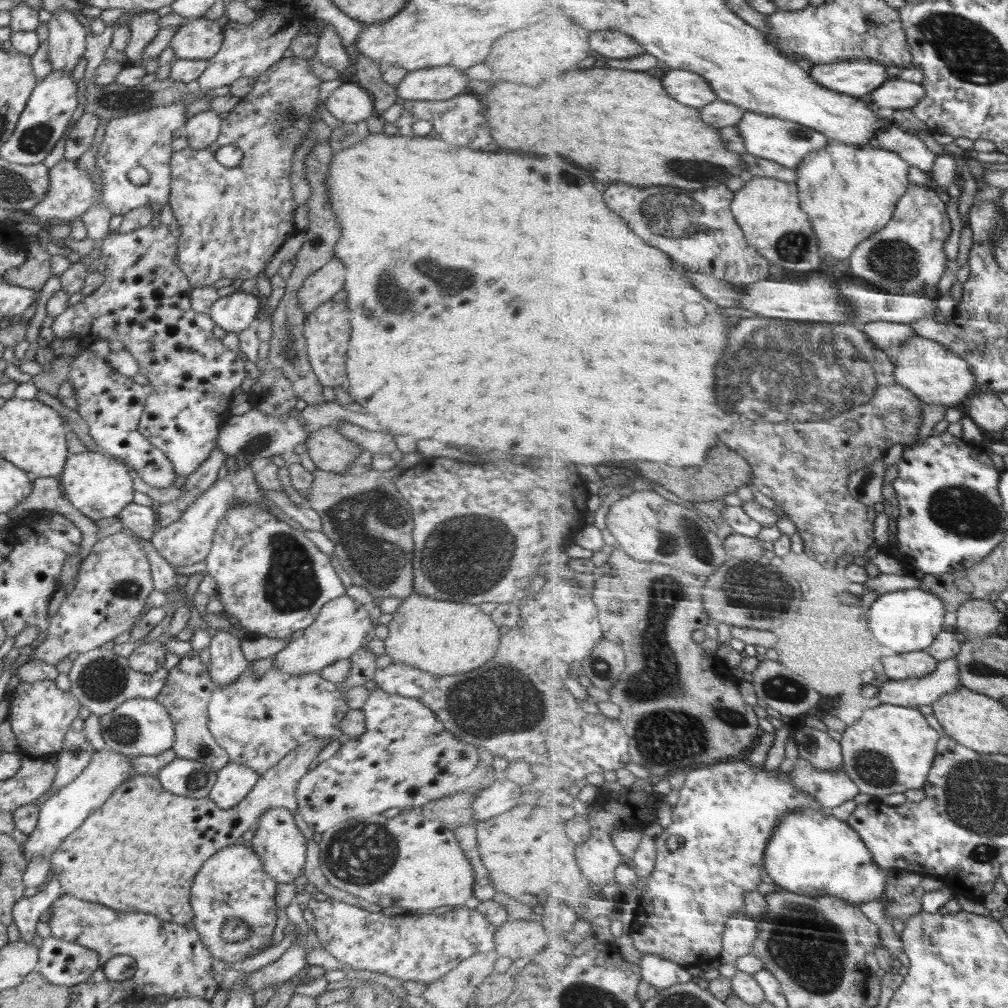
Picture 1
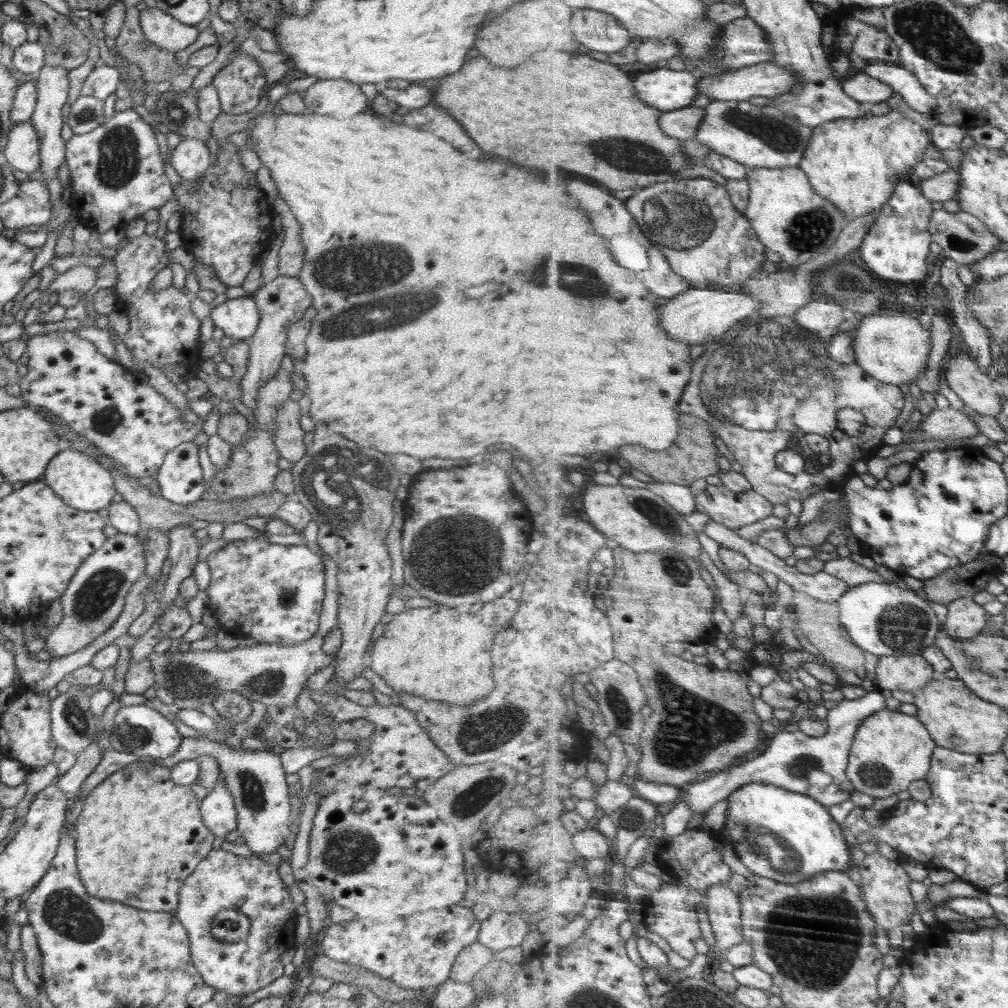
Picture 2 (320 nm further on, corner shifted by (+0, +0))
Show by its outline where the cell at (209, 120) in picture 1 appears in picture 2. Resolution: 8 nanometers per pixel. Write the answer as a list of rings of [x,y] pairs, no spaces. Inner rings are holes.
[[[187,138],[171,151],[171,165],[184,180],[197,180],[211,165],[210,150],[205,142]]]

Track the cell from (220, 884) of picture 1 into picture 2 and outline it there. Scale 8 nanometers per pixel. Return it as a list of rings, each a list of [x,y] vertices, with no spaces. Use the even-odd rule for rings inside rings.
[[[222,849],[220,850],[211,850],[207,857],[204,858],[204,860],[201,860],[197,867],[194,869],[194,872],[190,874],[188,878],[183,882],[182,888],[179,893],[179,904],[177,911],[174,912],[175,918],[178,919],[186,929],[186,932],[189,936],[189,943],[190,943],[190,952],[191,952],[191,961],[194,963],[194,966],[196,967],[196,970],[202,975],[202,978],[204,979],[204,982],[211,986],[214,990],[220,991],[224,990],[228,996],[236,996],[238,998],[241,998],[245,995],[250,994],[251,992],[256,992],[256,990],[260,990],[260,988],[264,988],[264,986],[268,986],[271,982],[274,982],[276,978],[283,975],[284,972],[284,966],[280,963],[280,954],[284,952],[284,950],[287,950],[286,948],[290,948],[290,944],[285,940],[287,938],[286,927],[284,924],[292,918],[292,916],[295,913],[296,907],[292,903],[291,896],[289,894],[289,887],[285,884],[285,882],[282,882],[281,875],[278,872],[277,869],[278,866],[268,864],[268,862],[265,862],[262,859],[259,859],[258,856],[252,855],[251,857],[244,857],[240,855],[233,854],[232,852],[227,852]],[[228,908],[237,908],[237,910],[240,910],[248,919],[250,919],[250,930],[248,930],[248,936],[244,940],[240,940],[238,942],[220,942],[217,938],[214,938],[211,933],[212,928],[212,921],[214,920],[214,917],[216,917],[216,914],[220,913],[223,909]]]

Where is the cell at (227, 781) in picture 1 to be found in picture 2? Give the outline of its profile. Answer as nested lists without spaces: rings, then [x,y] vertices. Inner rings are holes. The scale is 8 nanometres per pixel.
[[[214,786],[212,791],[208,792],[208,795],[204,800],[199,802],[199,810],[202,814],[202,821],[208,827],[208,830],[214,834],[214,837],[226,839],[226,835],[237,829],[237,811],[234,805],[234,799],[230,795],[230,791],[224,786]]]

